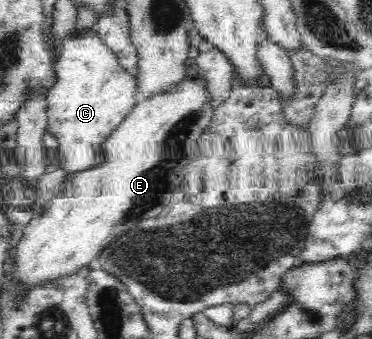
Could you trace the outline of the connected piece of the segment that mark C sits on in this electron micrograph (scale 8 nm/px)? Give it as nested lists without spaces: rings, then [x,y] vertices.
[[[95,29],[92,31],[82,36],[71,34],[67,39],[62,40],[55,66],[57,79],[46,94],[47,131],[51,132],[57,140],[60,170],[68,176],[89,171],[104,162],[105,142],[137,103],[134,99],[135,78],[119,63],[117,56],[97,36]]]

